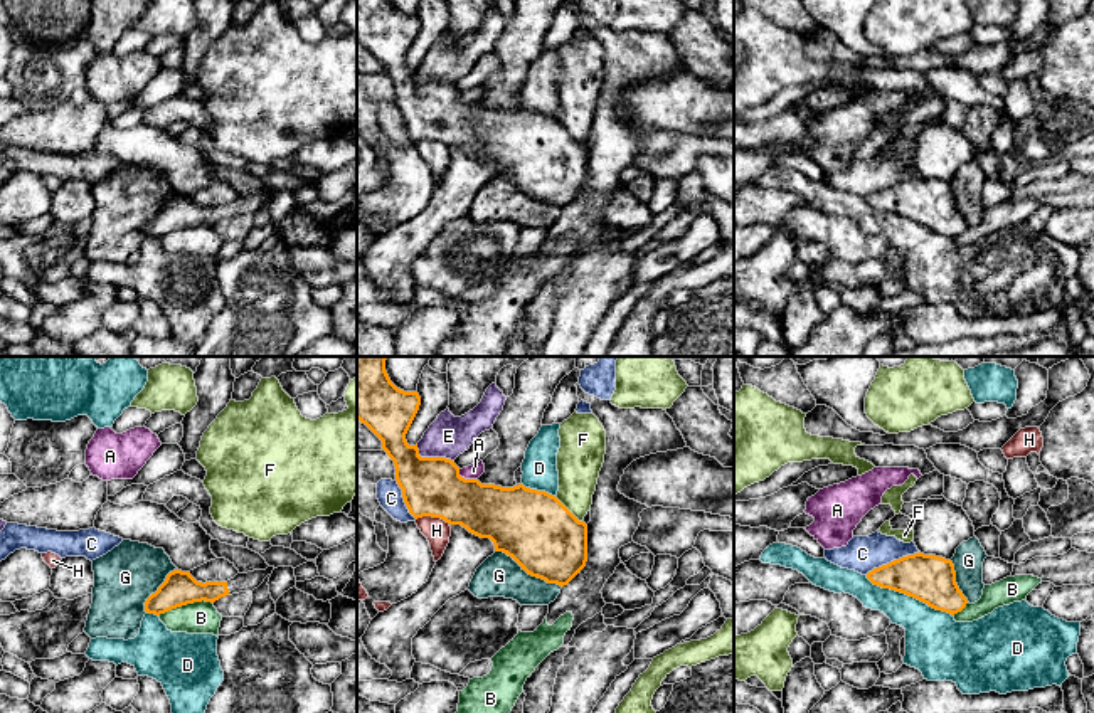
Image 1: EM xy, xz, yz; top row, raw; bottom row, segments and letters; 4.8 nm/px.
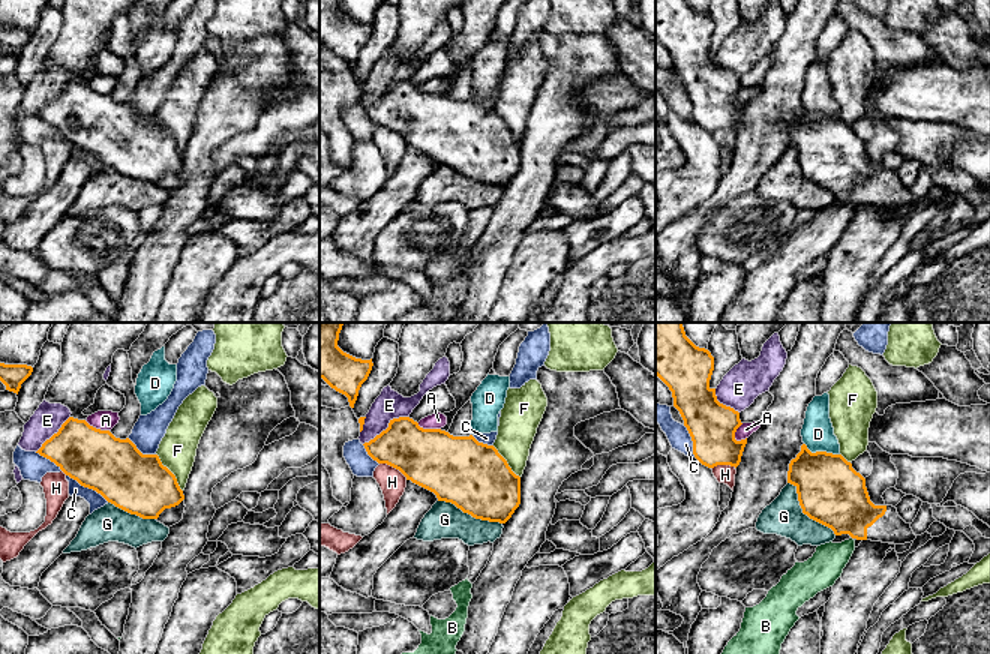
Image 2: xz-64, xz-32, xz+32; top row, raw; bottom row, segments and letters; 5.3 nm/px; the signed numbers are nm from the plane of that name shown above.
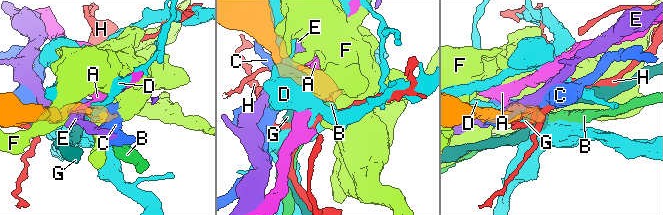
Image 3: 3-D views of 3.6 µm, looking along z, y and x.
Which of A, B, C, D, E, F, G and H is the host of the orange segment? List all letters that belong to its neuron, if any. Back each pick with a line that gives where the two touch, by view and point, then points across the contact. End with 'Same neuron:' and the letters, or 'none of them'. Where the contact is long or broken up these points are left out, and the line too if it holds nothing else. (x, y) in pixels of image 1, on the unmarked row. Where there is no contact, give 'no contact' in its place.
Same neuron: none of them

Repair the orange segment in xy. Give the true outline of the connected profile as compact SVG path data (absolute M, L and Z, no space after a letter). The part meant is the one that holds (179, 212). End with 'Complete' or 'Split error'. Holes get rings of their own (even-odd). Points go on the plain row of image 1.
M268 190L266 193L237 197L227 205L205 207L197 205L190 195L173 193L167 198L158 214L146 222L145 235L160 239L187 227L202 224L214 227L226 219L252 215L273 197L273 193L274 190Z. Split error

